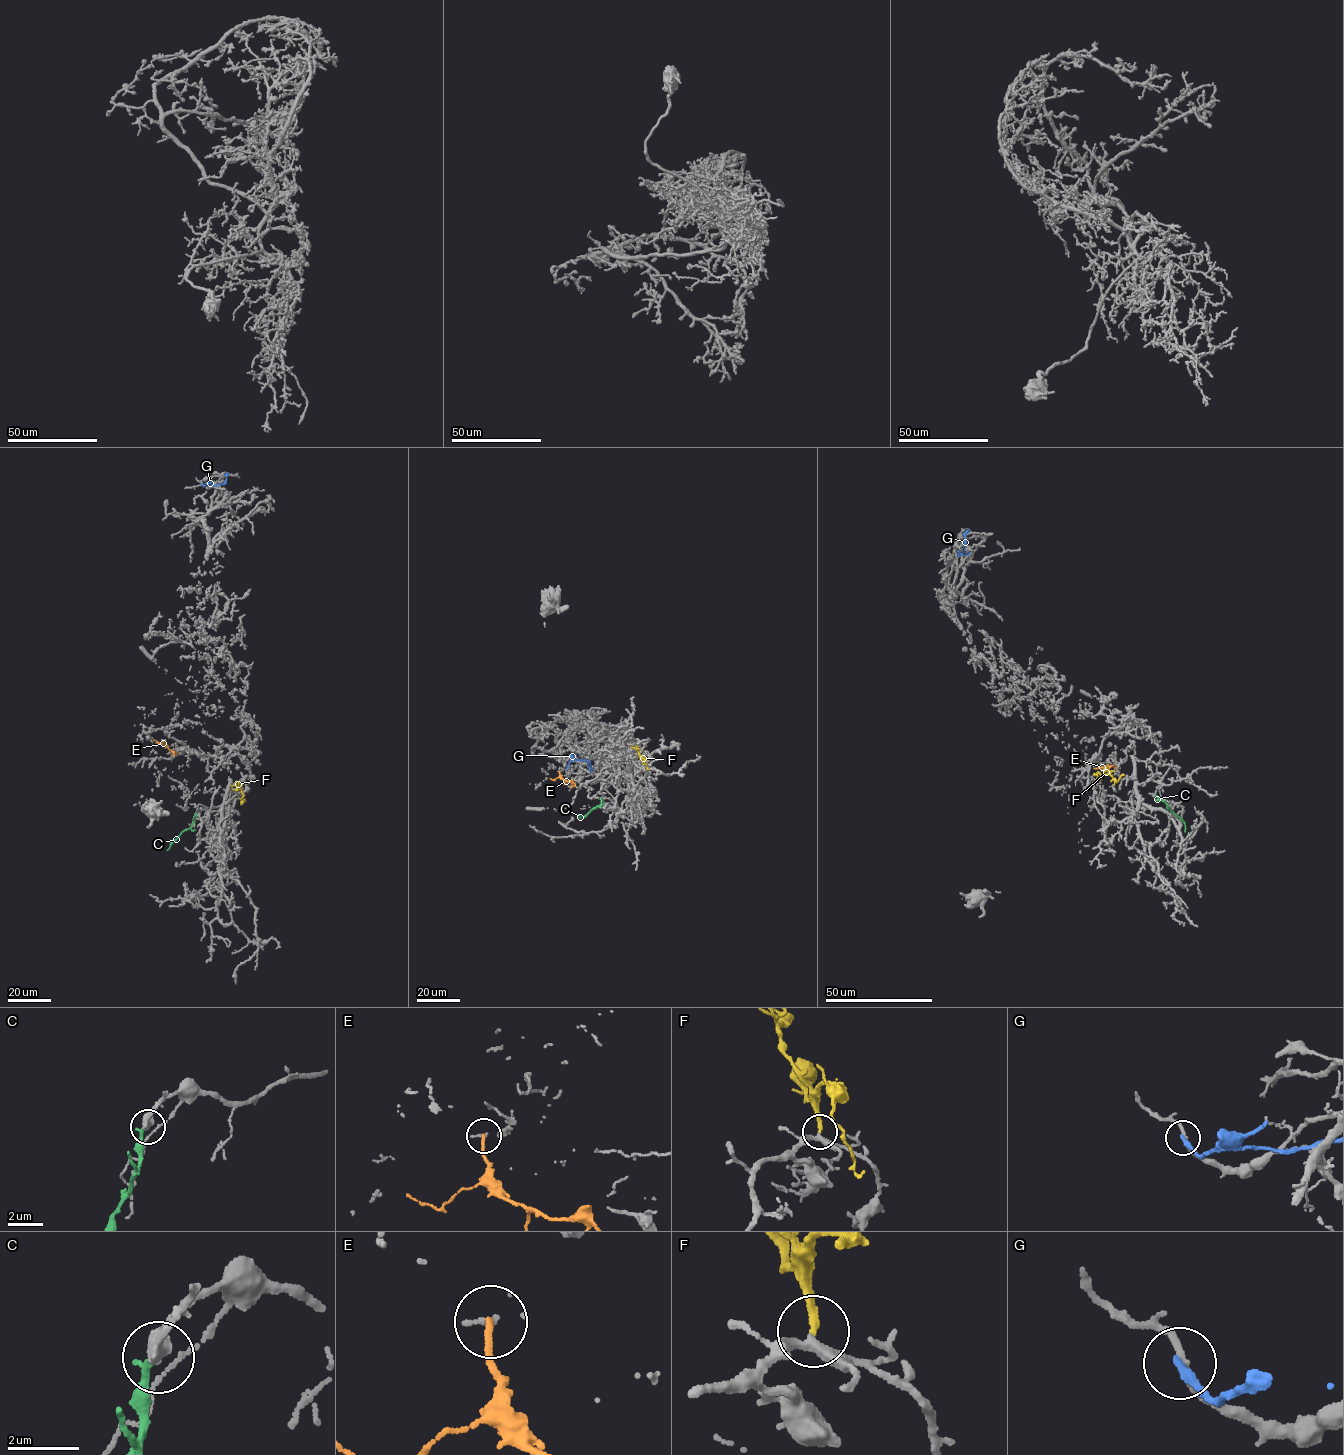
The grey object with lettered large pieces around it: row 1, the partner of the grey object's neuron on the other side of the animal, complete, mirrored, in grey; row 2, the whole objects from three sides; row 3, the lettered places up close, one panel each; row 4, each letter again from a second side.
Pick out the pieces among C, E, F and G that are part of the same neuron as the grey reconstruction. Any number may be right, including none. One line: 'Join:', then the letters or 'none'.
Join: F

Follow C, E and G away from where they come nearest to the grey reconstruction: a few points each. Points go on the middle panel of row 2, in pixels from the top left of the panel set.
C: (602, 800), (601, 805), (584, 816), (578, 815)
E: (559, 771), (563, 779), (575, 784), (570, 788)
G: (566, 767), (572, 759), (586, 760), (591, 772)

